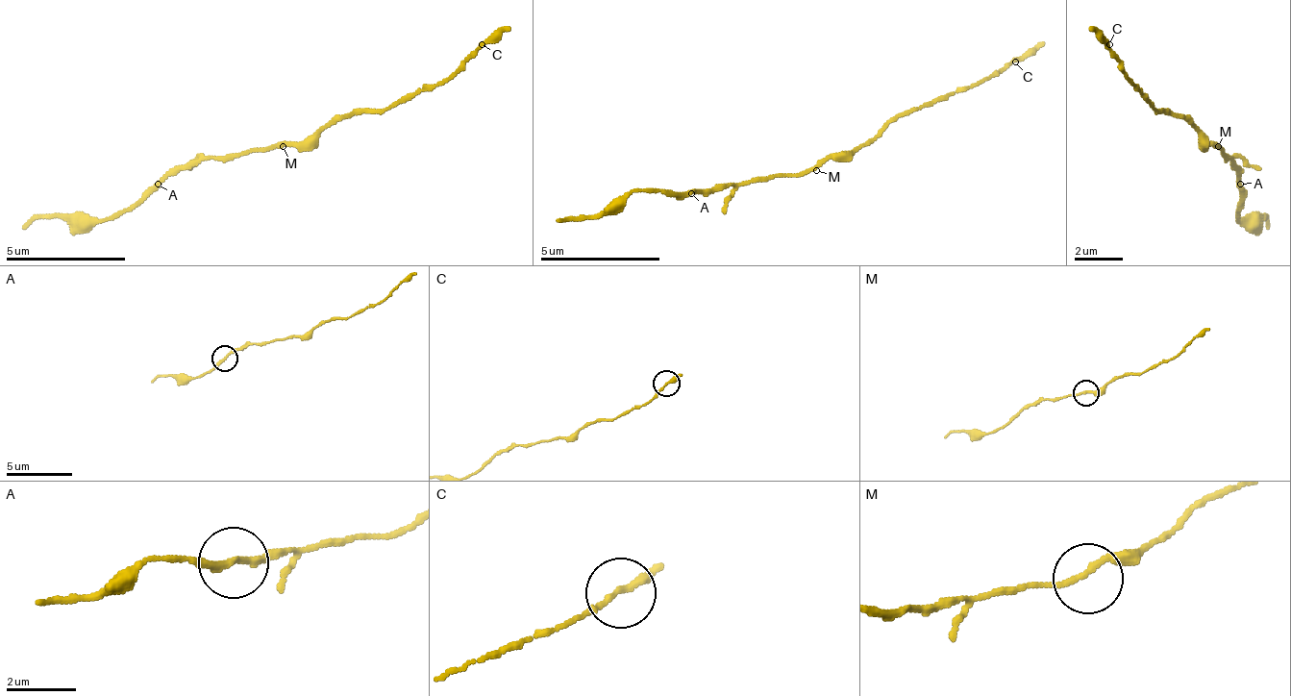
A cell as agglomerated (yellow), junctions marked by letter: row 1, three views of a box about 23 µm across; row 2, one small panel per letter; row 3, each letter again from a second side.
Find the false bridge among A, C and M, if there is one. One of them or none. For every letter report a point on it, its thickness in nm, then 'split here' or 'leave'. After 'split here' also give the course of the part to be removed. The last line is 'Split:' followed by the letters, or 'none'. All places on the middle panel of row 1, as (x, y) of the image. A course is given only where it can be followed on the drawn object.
A: at (691, 193); 200 nm thick; split here; foreign part runs (690, 194), (642, 188), (587, 218), (558, 218)
C: at (1015, 62); 200 nm thick; leave
M: at (816, 170); 170 nm thick; leave
Split: A

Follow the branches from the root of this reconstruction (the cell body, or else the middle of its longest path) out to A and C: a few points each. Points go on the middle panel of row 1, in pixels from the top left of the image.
A: (816, 164), (792, 176), (726, 183), (720, 188), (696, 188), (690, 194)
C: (816, 164), (847, 159), (858, 146), (877, 140), (901, 116), (955, 92), (967, 92), (1015, 62)

